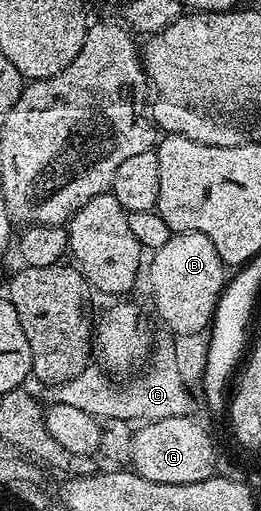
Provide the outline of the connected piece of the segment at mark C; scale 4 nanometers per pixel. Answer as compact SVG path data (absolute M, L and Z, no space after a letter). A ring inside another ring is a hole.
M163 344L158 348L159 345L150 353L149 363L146 367L135 374L140 374L140 376L132 375L130 377L132 380L128 384L118 384L117 381L110 380L110 378L115 378L108 375L102 367L87 367L81 374L77 374L77 378L58 385L58 403L74 406L77 410L85 410L85 414L94 416L100 421L146 422L174 416L191 416L193 412L191 410L191 392L187 389L186 382L183 381L179 360L169 345Z

